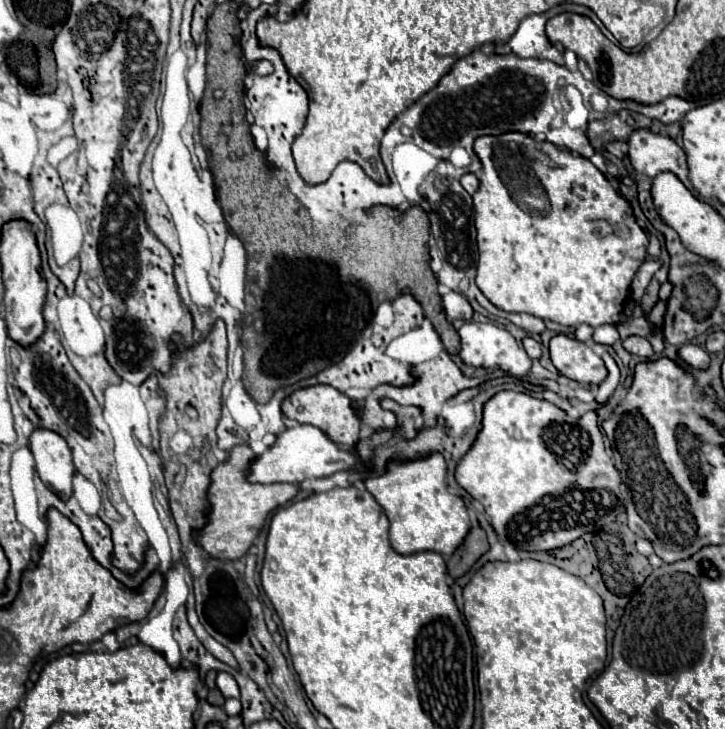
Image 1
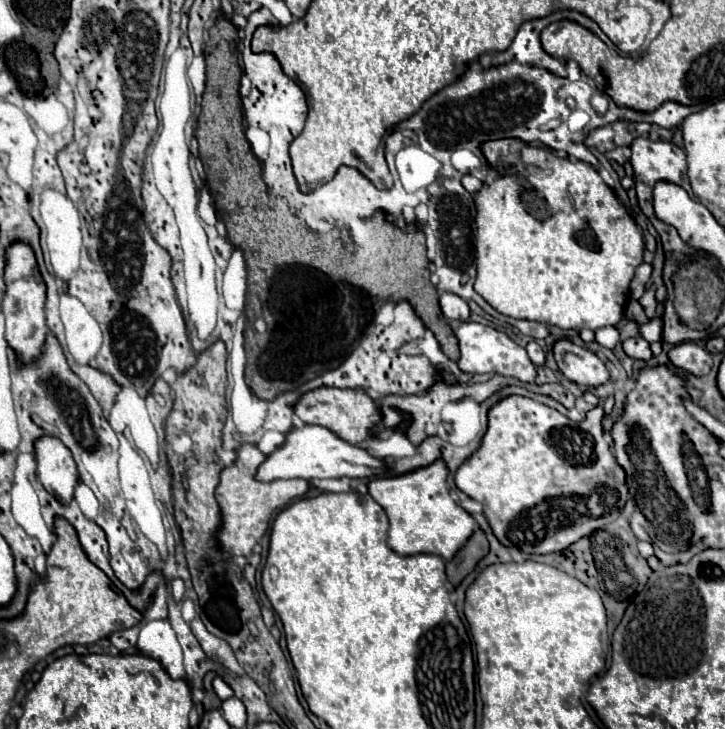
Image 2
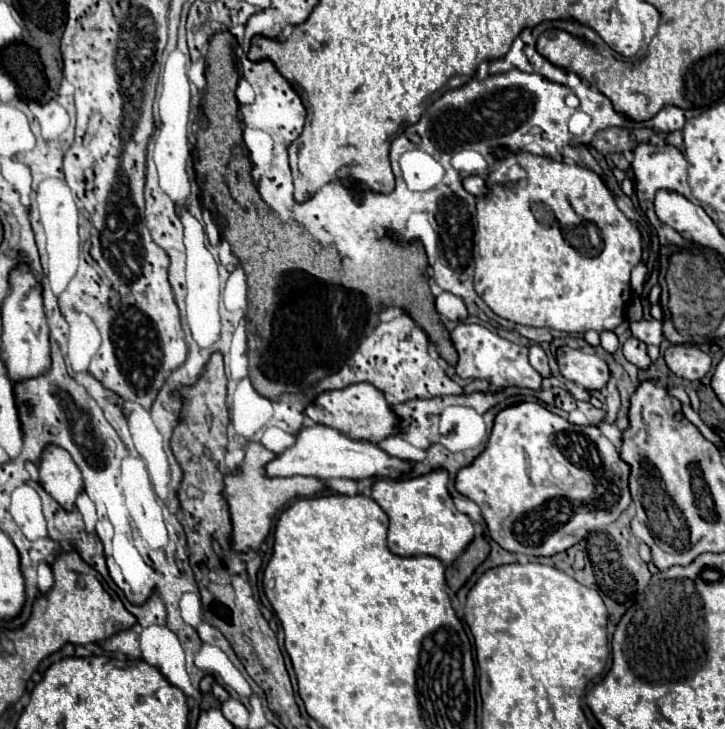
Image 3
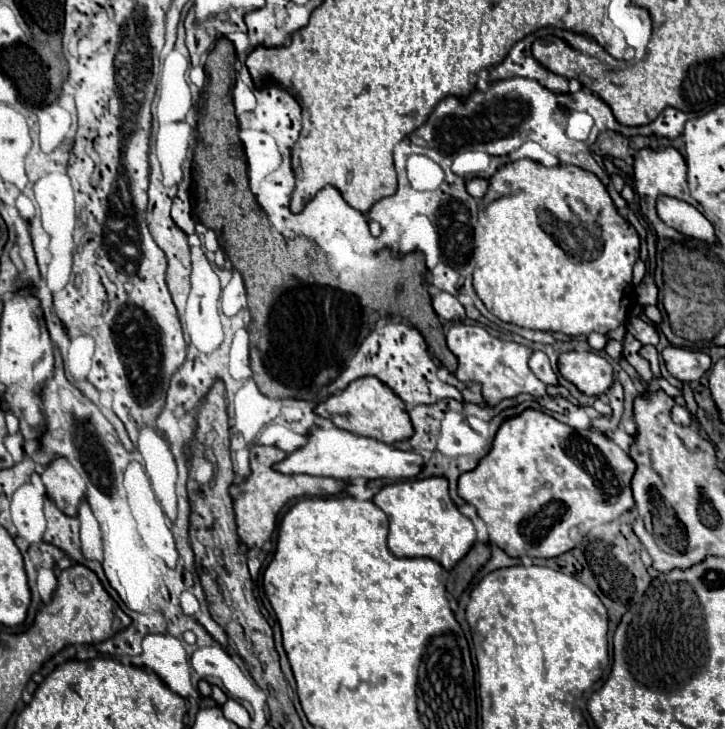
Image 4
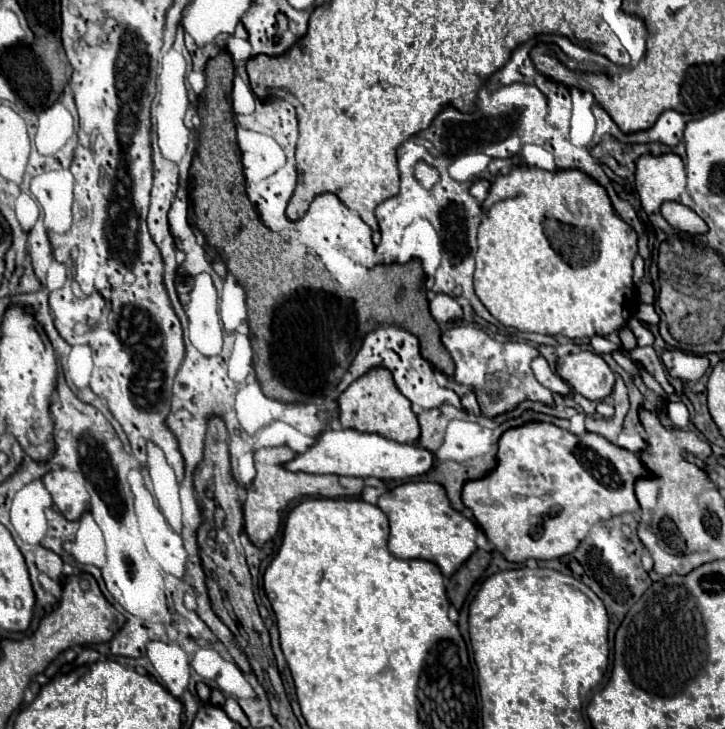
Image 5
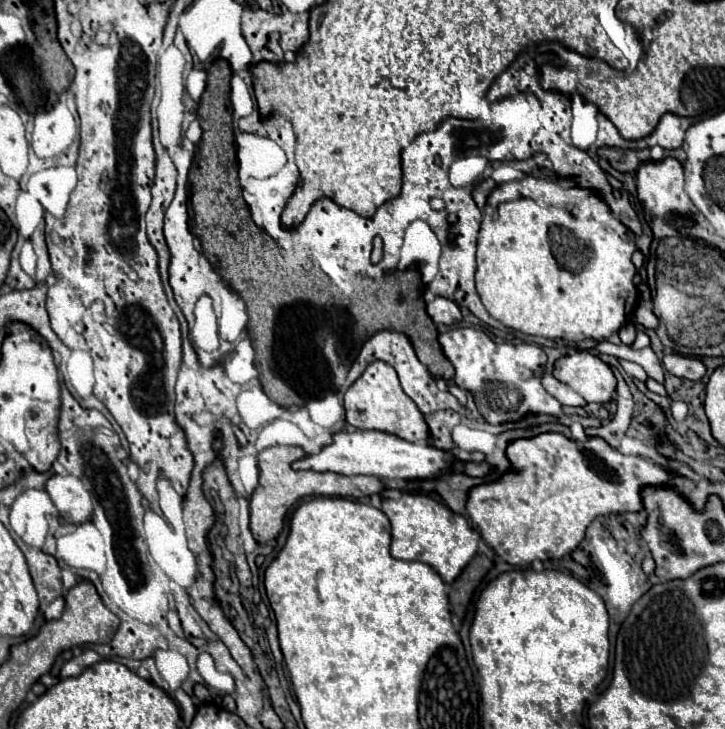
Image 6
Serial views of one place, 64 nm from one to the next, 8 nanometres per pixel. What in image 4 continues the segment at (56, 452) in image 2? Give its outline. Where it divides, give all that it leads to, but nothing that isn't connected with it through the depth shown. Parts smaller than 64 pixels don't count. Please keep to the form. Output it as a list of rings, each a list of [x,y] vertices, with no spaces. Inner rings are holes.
[[[54,460],[44,472],[42,482],[48,490],[50,500],[66,514],[76,516],[78,504],[86,498],[86,484],[68,460]]]

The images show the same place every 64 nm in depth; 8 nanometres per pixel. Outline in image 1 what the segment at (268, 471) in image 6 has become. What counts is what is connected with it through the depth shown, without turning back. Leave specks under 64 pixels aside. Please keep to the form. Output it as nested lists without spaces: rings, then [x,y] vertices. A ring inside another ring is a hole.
[[[248,444],[234,446],[230,450],[230,458],[218,464],[212,472],[212,486],[208,490],[208,498],[212,504],[210,518],[204,530],[194,532],[194,538],[200,548],[206,548],[208,554],[222,560],[236,560],[246,556],[248,548],[256,540],[258,532],[264,528],[264,522],[272,510],[290,502],[298,492],[300,484],[276,482],[276,484],[252,484],[246,480],[246,474],[252,462],[258,456],[250,450]]]

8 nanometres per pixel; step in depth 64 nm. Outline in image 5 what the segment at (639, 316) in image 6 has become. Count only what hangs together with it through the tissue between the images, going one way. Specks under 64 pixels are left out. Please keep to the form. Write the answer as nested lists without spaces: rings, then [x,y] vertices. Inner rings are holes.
[[[640,304],[638,312],[636,312],[636,318],[638,318],[640,322],[644,322],[644,324],[654,324],[654,326],[656,326],[658,320],[660,320],[652,304]]]

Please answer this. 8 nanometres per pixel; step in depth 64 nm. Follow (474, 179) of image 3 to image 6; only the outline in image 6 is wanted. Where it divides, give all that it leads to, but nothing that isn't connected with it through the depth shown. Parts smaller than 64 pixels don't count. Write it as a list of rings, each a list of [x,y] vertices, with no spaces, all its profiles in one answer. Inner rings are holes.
[[[486,178],[486,180],[482,180],[476,188],[474,188],[474,192],[472,192],[472,196],[474,196],[474,202],[478,204],[478,208],[482,210],[484,208],[484,204],[486,204],[486,198],[488,198],[488,194],[492,192],[496,188],[496,182],[492,180],[492,178]]]

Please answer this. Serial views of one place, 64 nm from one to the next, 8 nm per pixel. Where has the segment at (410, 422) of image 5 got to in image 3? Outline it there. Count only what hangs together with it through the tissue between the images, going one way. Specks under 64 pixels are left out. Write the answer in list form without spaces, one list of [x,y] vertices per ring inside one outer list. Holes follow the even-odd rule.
[[[368,382],[350,384],[342,390],[320,394],[306,408],[306,416],[310,416],[318,424],[326,424],[330,428],[344,432],[354,440],[370,440],[372,444],[378,444],[382,440],[386,440],[388,436],[394,436],[400,430],[400,418],[390,408],[384,392]]]

